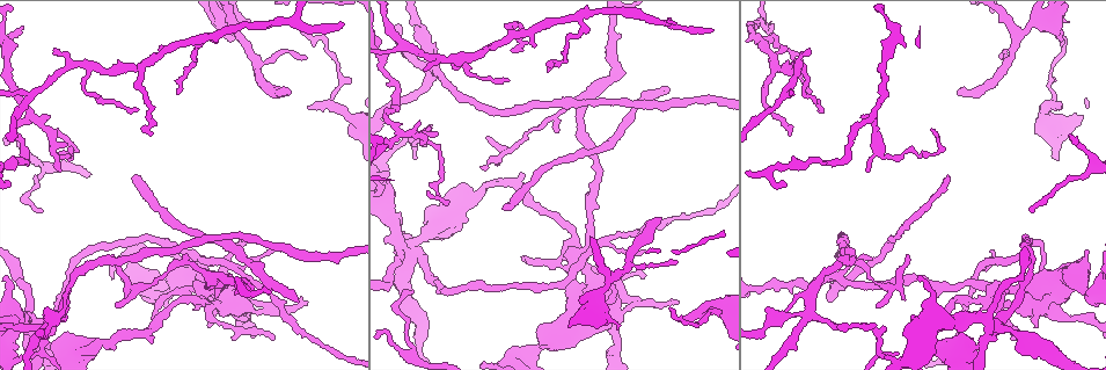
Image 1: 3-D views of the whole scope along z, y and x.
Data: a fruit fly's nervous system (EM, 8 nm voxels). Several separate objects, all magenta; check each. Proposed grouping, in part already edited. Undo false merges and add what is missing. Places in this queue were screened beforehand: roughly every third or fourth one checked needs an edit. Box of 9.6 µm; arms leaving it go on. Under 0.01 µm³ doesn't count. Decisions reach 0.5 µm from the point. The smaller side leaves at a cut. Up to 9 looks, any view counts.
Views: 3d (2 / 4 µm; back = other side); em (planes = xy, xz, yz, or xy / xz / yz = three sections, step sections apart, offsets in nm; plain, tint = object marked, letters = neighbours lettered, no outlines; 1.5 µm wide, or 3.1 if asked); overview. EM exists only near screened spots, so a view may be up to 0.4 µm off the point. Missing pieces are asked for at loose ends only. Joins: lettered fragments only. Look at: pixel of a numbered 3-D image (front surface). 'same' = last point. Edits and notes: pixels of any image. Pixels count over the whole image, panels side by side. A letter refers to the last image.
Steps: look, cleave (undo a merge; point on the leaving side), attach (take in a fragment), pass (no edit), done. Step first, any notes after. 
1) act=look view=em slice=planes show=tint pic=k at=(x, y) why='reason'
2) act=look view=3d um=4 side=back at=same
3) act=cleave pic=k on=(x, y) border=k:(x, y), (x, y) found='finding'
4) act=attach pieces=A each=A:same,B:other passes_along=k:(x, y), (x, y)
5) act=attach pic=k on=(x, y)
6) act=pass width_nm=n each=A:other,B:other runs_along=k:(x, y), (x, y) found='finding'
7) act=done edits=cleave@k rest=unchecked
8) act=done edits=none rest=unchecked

act=look view=3d um=2 pic=1 at=(771, 21) why='an open end'

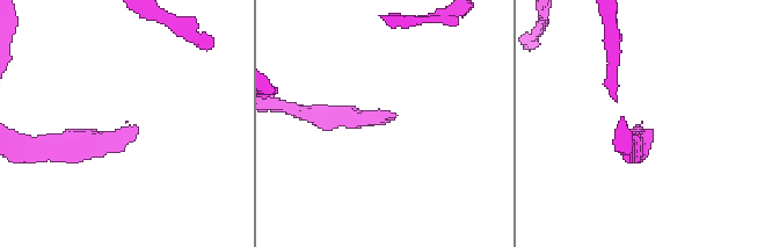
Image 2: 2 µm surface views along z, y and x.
act=look view=em slice=planes show=tint pic=2 at=(633, 128) why='shape alone is not enough'

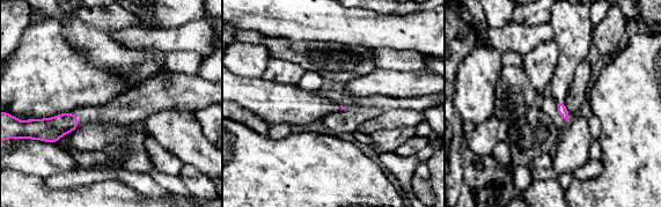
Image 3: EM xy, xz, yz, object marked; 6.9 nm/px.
act=look view=em slice=planes show=letters at=same

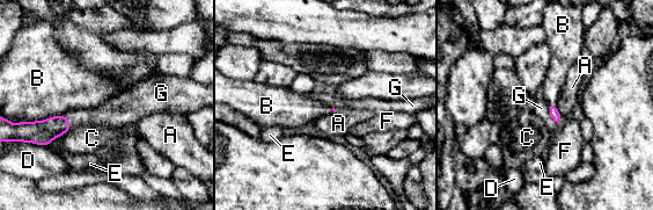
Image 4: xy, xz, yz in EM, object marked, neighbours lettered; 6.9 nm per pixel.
act=attach pieces=G each=A:other,B:other,C:other,D:other,E:other,F:other,G:same passes_along=4:(555, 114), (550, 115), (541, 108) found='the cell continues'

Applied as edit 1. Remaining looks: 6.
act=look view=3d um=4 pic=1 at=(957, 93) why='free end'

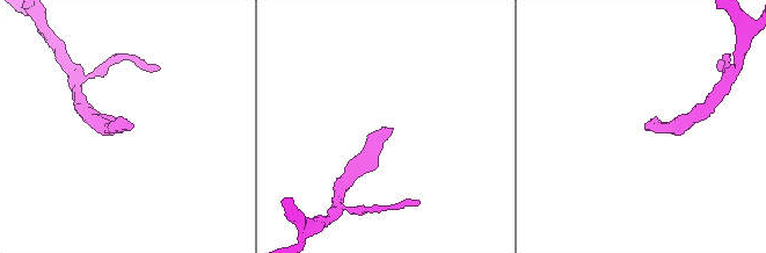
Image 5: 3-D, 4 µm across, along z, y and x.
act=look view=em slice=planes show=letters pic=5 at=(645, 127)

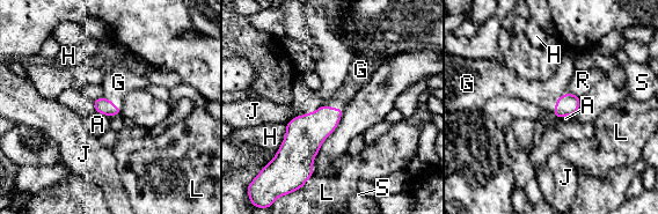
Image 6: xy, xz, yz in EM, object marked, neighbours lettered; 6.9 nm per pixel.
act=attach pieces=G each=A:other,G:same,H:other,J:other,L:other,R:other,S:other found='the cell continues'

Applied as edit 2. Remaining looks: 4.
act=look view=em slice=xy step=8 show=tint pic=1 at=(507, 210) why='free end'

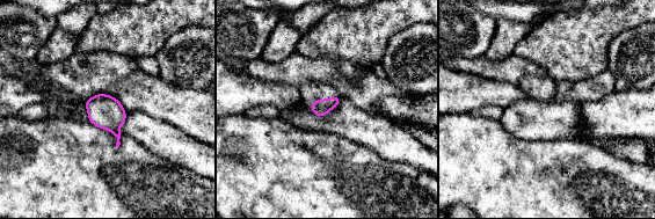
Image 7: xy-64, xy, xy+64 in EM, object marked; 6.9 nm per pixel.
act=look view=em slice=planes show=letters at=same

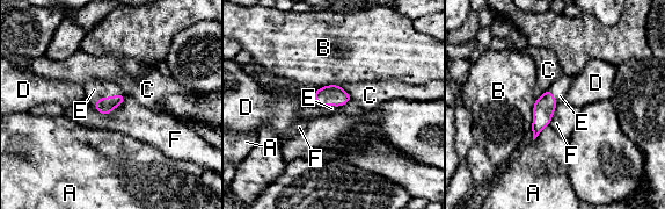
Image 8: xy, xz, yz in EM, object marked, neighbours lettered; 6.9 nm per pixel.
act=attach pieces=E each=A:other,B:other,C:other,D:other,E:same,F:other passes_along=8:(104, 106), (107, 96), (94, 89) found='the cell continues'

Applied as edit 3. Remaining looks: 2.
act=done edits=attach@4,attach@6,attach@8 rest=unchecked

